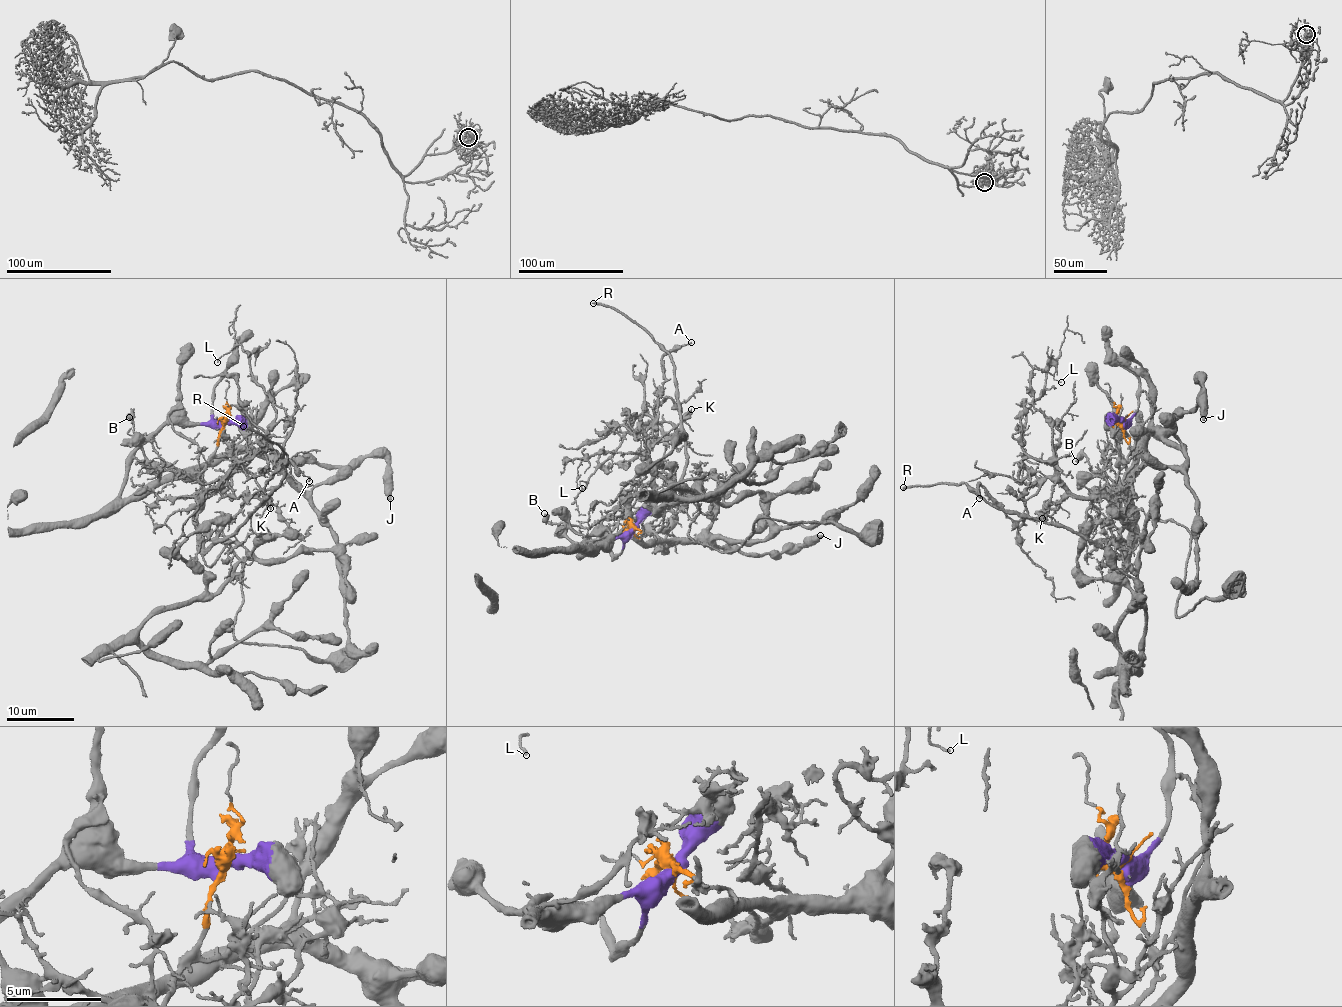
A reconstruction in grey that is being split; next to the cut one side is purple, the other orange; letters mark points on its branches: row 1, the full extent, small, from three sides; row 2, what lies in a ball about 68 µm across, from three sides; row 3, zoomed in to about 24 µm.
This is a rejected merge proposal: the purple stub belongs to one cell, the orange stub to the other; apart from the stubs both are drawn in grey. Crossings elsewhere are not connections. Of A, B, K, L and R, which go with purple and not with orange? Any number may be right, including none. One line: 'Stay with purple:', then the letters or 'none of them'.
Stay with purple: none of them

